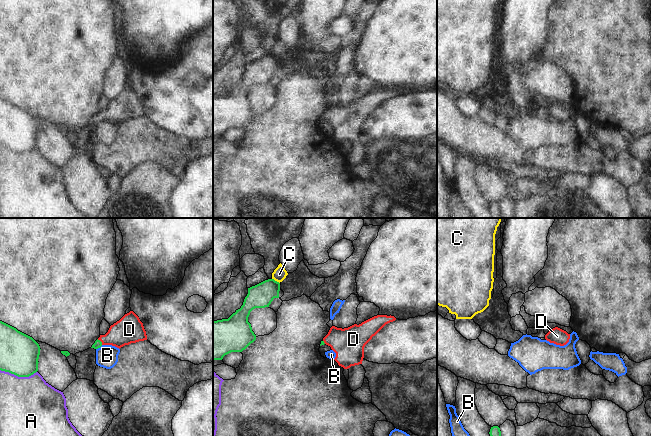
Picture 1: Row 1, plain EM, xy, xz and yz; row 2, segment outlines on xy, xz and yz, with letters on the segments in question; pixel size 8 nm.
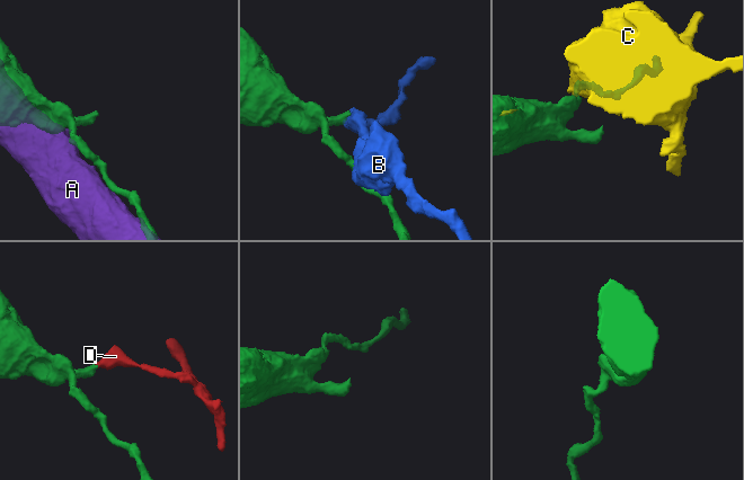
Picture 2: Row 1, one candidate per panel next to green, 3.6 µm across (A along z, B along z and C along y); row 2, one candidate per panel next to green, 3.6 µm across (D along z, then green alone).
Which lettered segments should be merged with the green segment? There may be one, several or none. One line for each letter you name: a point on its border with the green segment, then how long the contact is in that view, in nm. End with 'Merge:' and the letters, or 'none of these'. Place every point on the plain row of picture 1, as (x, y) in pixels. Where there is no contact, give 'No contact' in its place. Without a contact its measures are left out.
D: Touches green at xy (100, 117). Shared border 60 nm
Merge: D

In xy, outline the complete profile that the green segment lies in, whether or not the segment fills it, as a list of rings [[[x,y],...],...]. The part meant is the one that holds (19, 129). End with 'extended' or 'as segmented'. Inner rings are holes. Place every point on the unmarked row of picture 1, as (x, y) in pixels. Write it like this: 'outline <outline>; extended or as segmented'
outline [[[0,97],[0,146],[18,153],[38,147],[39,120],[30,112]]]; as segmented

